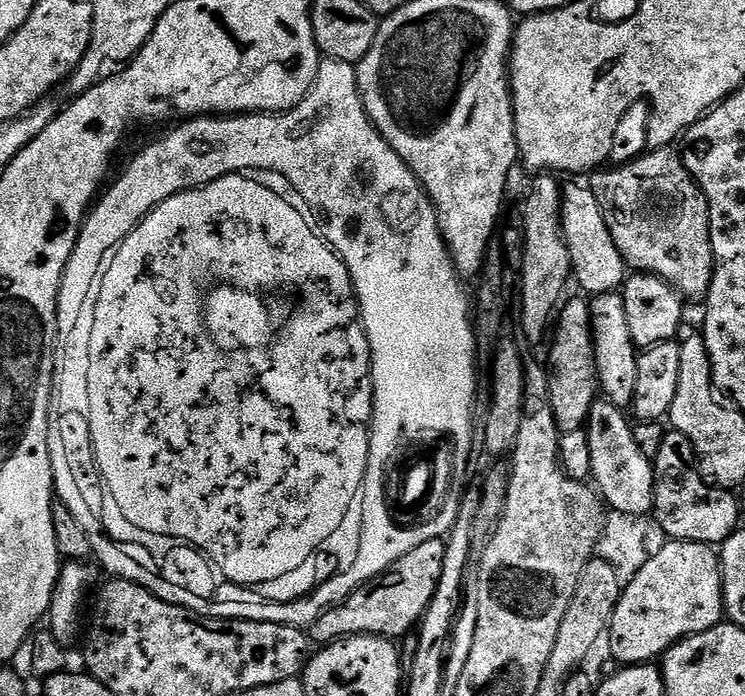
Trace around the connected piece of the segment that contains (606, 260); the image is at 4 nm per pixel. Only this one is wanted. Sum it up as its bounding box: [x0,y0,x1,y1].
[562,184,626,296]

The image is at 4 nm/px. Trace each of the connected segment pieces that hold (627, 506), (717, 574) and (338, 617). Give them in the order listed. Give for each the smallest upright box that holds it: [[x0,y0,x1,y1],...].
[[586,398,654,518],[606,540,725,666],[310,539,446,646]]

